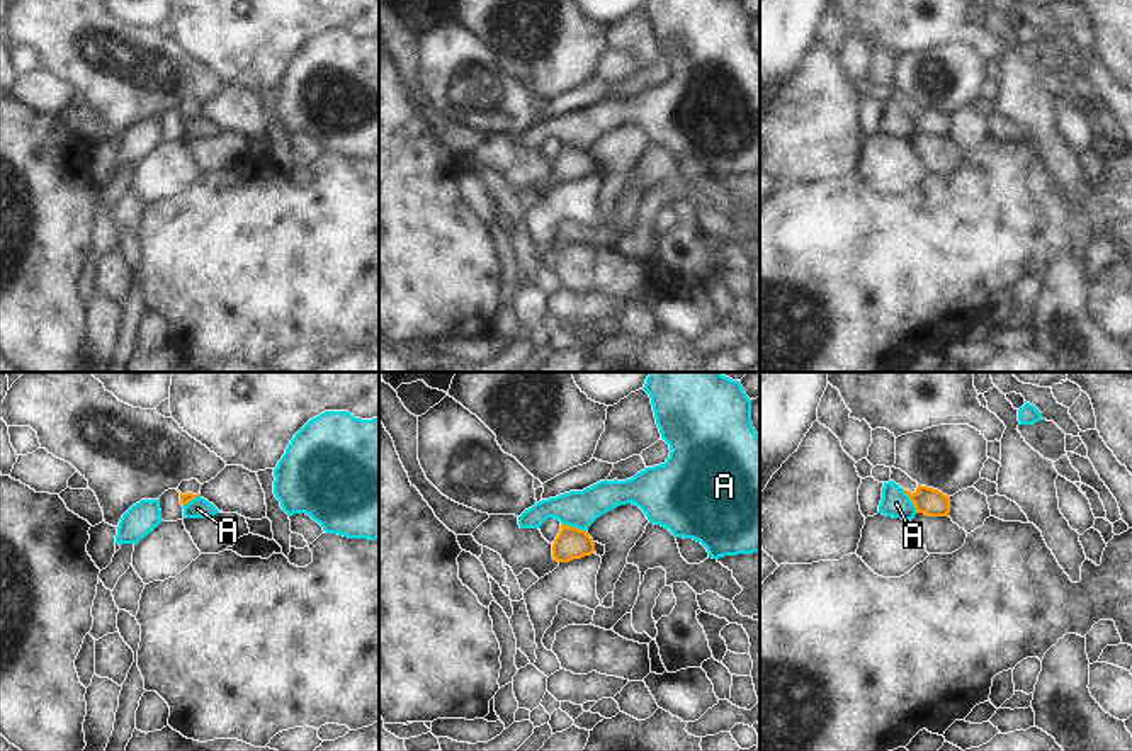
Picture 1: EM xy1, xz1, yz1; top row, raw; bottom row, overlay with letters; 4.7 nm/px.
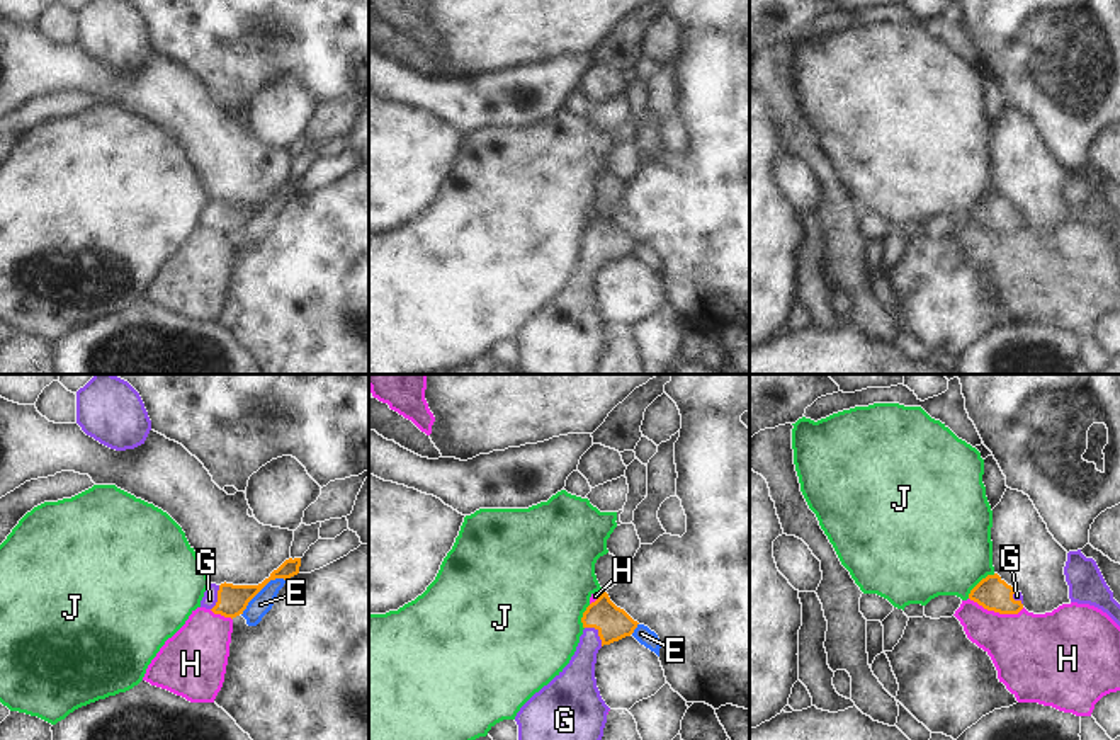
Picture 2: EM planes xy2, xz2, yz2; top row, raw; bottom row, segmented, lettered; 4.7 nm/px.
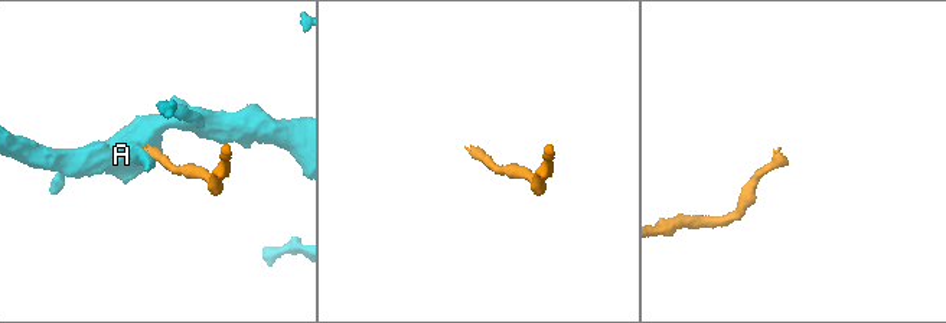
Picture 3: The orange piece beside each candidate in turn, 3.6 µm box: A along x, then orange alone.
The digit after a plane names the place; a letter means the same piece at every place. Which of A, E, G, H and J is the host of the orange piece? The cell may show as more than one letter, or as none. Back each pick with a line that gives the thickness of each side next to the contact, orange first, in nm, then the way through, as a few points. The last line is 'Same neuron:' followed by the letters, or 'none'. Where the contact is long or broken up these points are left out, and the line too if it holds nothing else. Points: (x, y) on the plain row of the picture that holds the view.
G: 160 nm thick on the orange side, 170 nm on the other; runs through xz2 (612, 242), (599, 252), (587, 267), (576, 300)
Same neuron: G

